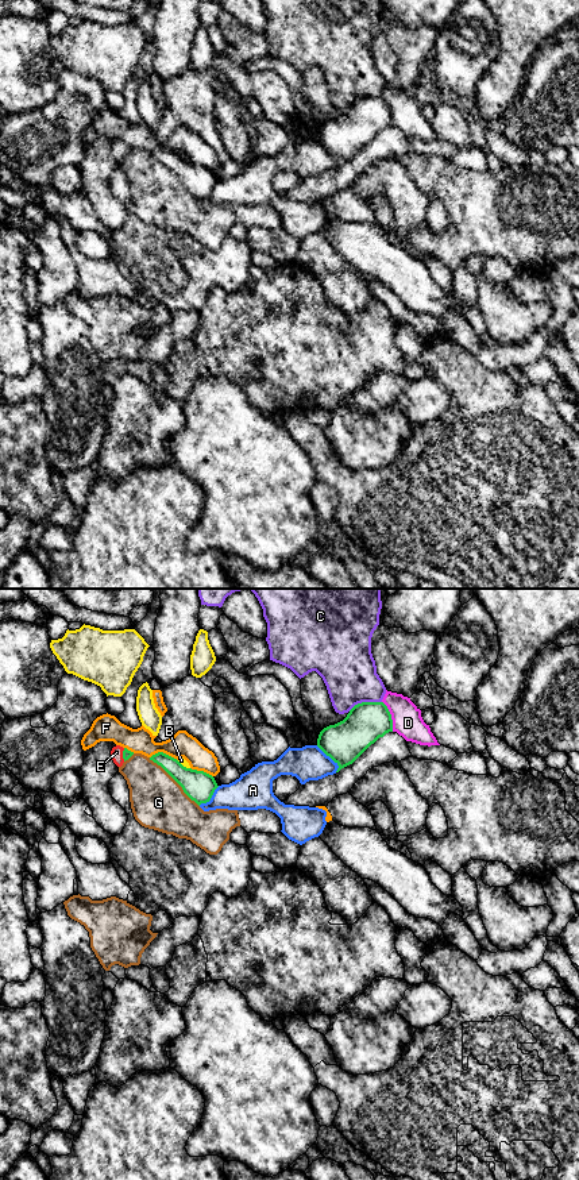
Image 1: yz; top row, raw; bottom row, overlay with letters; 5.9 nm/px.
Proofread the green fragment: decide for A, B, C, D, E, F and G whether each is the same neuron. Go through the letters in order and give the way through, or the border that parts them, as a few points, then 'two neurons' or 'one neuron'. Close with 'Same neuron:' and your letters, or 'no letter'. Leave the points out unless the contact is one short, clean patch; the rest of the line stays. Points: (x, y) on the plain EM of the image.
A: two neurons
B: along yz (177, 155), (189, 164) | two neurons
C: along yz (381, 96), (362, 96), (348, 105) | two neurons
D: two neurons
E: across yz (127, 149), (123, 150), (116, 147) | one neuron
F: two neurons
G: two neurons
Same neuron: E

